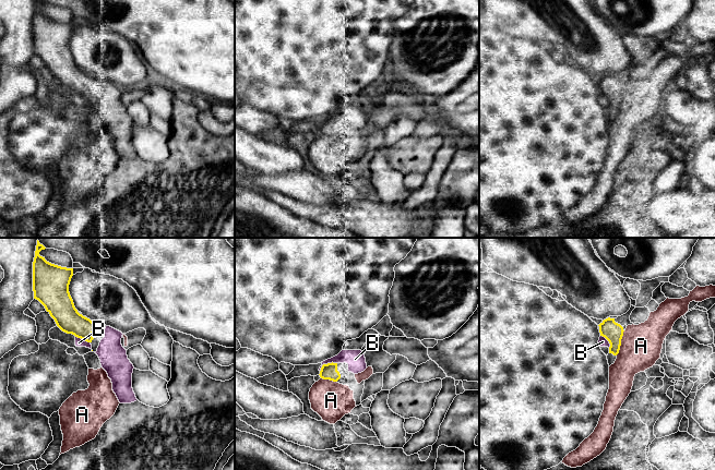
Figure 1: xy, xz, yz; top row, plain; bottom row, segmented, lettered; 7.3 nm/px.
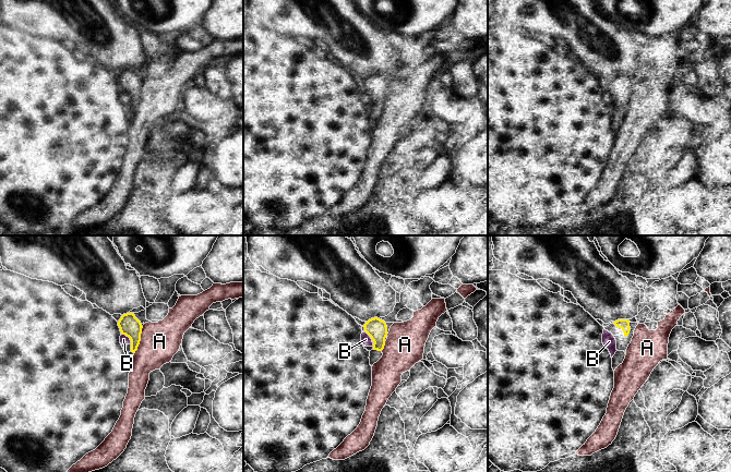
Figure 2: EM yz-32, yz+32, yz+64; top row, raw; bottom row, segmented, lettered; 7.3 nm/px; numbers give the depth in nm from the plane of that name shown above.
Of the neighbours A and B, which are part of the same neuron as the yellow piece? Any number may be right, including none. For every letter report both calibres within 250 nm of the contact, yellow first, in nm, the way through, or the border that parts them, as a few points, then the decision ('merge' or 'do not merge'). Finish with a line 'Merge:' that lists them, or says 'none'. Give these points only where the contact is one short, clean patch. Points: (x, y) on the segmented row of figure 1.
A: 150 nm thick on the yellow side, 300 nm on the other; do not merge
B: 120 nm thick on the yellow side, 140 nm on the other; merge
Merge: B

